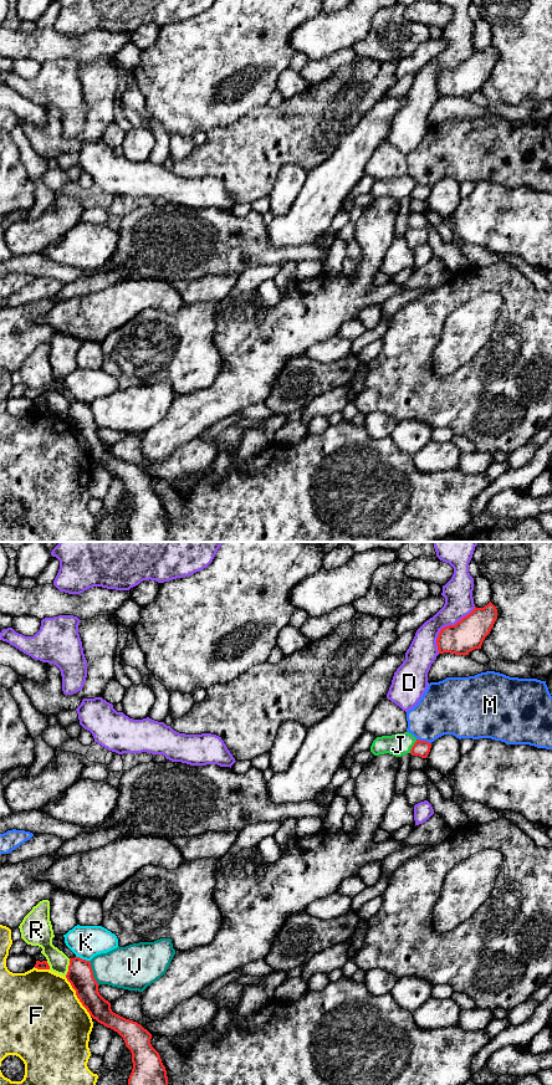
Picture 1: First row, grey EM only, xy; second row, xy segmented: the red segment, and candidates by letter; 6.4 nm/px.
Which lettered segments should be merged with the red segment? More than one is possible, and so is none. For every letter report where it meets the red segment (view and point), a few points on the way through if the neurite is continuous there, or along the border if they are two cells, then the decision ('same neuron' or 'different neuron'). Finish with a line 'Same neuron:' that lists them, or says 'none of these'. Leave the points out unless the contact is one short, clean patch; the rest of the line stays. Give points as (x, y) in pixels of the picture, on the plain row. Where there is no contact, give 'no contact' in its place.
D: contact xy (446, 70); different neuron
F: contact xy (77, 440); different neuron
J: contact xy (413, 189); border xy (417, 183), (409, 195); different neuron
K: contact xy (81, 402); different neuron
M: contact xy (424, 184); different neuron
R: contact xy (68, 410); different neuron
V: contact xy (92, 416); border xy (88, 404), (92, 419), (98, 428); different neuron
Same neuron: none of these

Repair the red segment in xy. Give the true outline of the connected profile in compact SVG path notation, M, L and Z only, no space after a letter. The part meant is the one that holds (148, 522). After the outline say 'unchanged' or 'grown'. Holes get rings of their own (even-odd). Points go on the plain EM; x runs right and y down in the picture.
M70 401L67 424L90 459L117 475L132 496L133 512L128 522L128 542L165 542L168 520L159 496L152 490L152 477L137 465L126 462L111 452L111 446L98 435L91 405Z | unchanged

